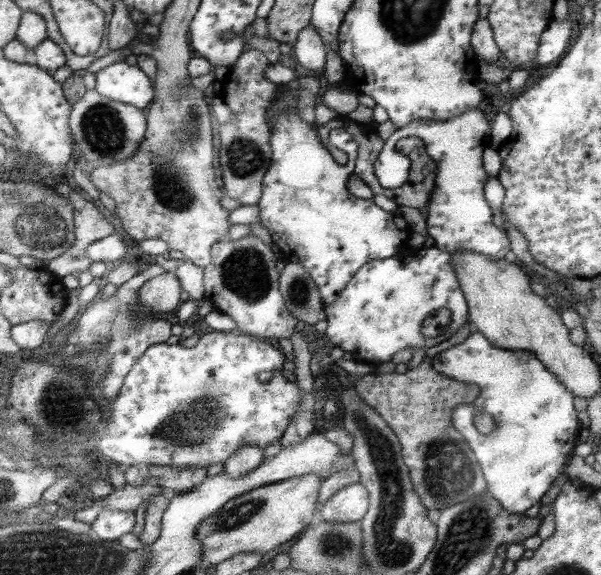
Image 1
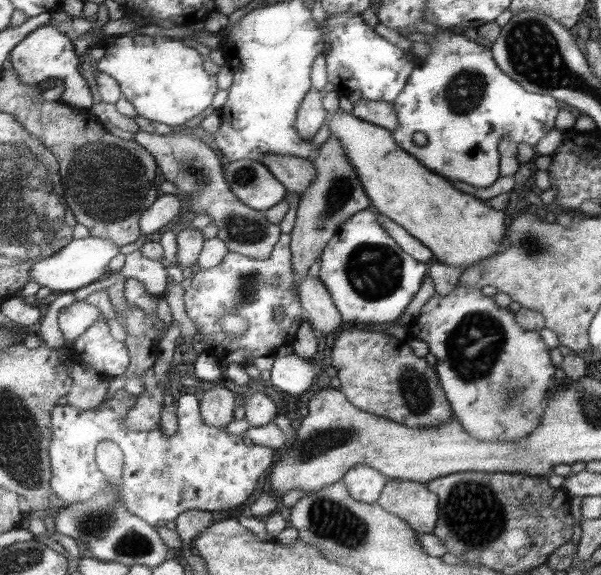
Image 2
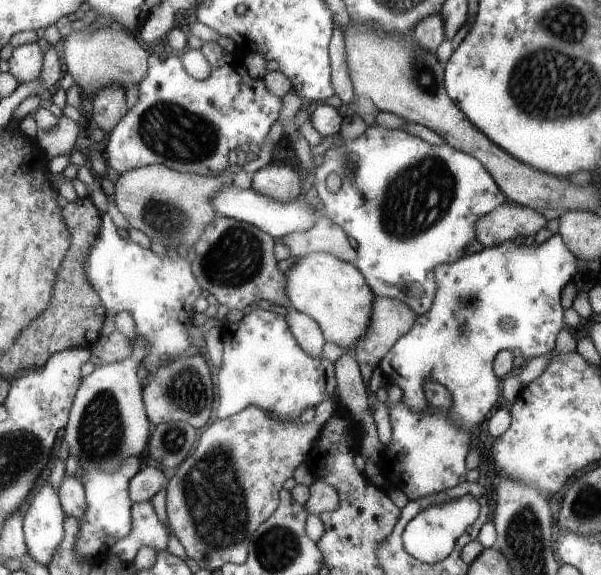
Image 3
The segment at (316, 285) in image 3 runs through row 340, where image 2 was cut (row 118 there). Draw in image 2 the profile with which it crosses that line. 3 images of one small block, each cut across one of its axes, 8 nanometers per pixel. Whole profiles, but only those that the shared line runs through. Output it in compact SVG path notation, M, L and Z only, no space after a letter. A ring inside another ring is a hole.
M335 91L323 94L321 106L326 112L323 123L328 124L330 135L336 136L340 140L344 153L356 168L355 172L358 172L362 187L365 189L366 195L370 197L370 204L377 213L404 228L413 239L428 248L432 257L442 265L467 268L499 252L497 242L503 240L503 236L505 236L505 214L502 210L494 210L490 206L486 206L481 199L475 198L472 194L460 192L447 178L431 172L426 165L421 164L414 156L407 154L394 143L390 130L359 120L351 113L340 111L338 97L339 95Z

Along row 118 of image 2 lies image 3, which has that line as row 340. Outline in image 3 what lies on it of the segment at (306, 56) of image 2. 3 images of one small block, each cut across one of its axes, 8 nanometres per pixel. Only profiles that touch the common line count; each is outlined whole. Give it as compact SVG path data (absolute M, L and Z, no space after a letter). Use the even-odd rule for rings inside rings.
M253 305L240 320L233 323L223 321L220 341L222 357L220 368L217 368L216 411L213 419L225 418L249 405L272 412L277 418L299 417L306 408L317 408L318 404L333 396L336 390L334 364L322 354L320 357L309 356L295 340L283 315Z

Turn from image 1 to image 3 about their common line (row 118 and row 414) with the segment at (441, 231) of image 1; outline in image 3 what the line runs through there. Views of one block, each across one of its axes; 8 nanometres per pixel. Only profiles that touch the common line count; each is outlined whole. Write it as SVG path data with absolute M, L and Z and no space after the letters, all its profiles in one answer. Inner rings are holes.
M559 233L552 234L541 243L540 246L535 246L535 248L532 245L530 248L527 248L524 244L515 246L511 241L503 241L501 244L494 247L484 247L483 250L476 254L463 255L455 262L449 264L439 263L438 266L435 266L435 268L433 267L434 277L438 287L436 288L434 302L431 303L430 310L425 314L417 315L413 324L410 326L410 329L402 337L399 337L389 347L389 350L386 350L383 358L378 362L377 367L380 369L386 385L395 384L395 386L398 386L401 390L400 401L415 412L425 413L428 410L428 403L427 399L425 399L425 395L423 395L423 388L421 385L422 380L426 376L429 376L429 378L442 384L450 392L451 396L453 396L453 410L450 412L450 416L454 418L454 424L460 429L465 429L467 432L473 430L473 428L477 428L479 424L485 420L487 412L491 410L491 406L495 404L497 394L499 394L499 388L497 388L499 380L497 380L493 369L494 356L503 349L511 351L517 348L517 350L521 350L527 361L534 357L529 356L529 354L543 354L543 352L547 352L547 350L553 348L555 336L557 336L557 332L559 332L561 326L563 326L563 308L559 306L559 292L561 292L561 288L573 278L575 270L577 270L577 260L575 260L575 255L566 247L566 243L562 240ZM509 319L515 321L515 328L503 330L503 328L499 326L499 323L501 321L508 321Z

